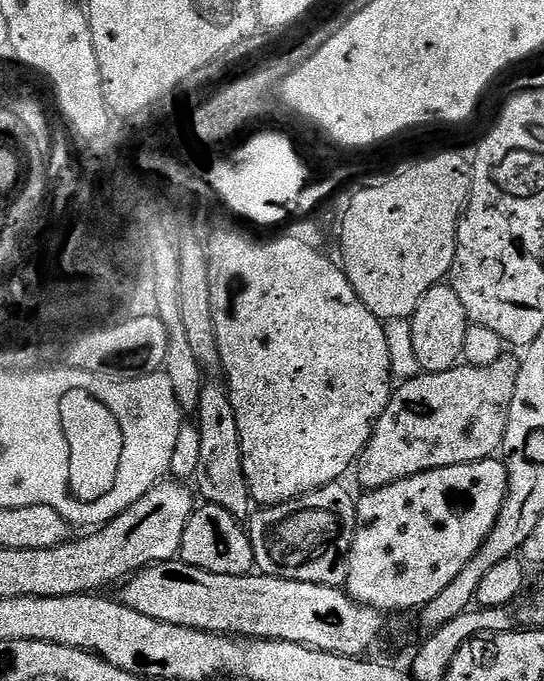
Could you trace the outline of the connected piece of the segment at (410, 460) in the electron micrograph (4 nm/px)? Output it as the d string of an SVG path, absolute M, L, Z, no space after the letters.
M501 358L498 362L481 368L457 366L445 372L425 372L403 381L393 391L382 418L378 418L367 448L360 453L359 461L355 465L354 473L360 479L361 489L390 486L414 474L473 464L495 457L504 447L510 402L514 402L514 386L520 369L515 359L508 359Z

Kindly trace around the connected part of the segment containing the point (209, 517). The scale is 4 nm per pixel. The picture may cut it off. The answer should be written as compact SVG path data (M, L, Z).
M201 503L186 522L179 559L198 570L231 576L249 575L256 563L245 525L237 517L222 510L222 506L205 503Z

